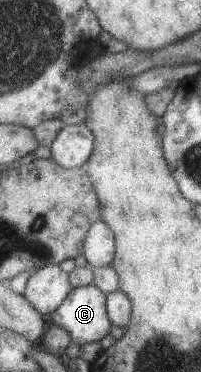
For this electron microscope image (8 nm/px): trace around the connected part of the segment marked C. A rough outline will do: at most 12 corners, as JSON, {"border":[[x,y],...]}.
{"border":[[72,287],[47,320],[78,345],[104,338],[105,294]]}

